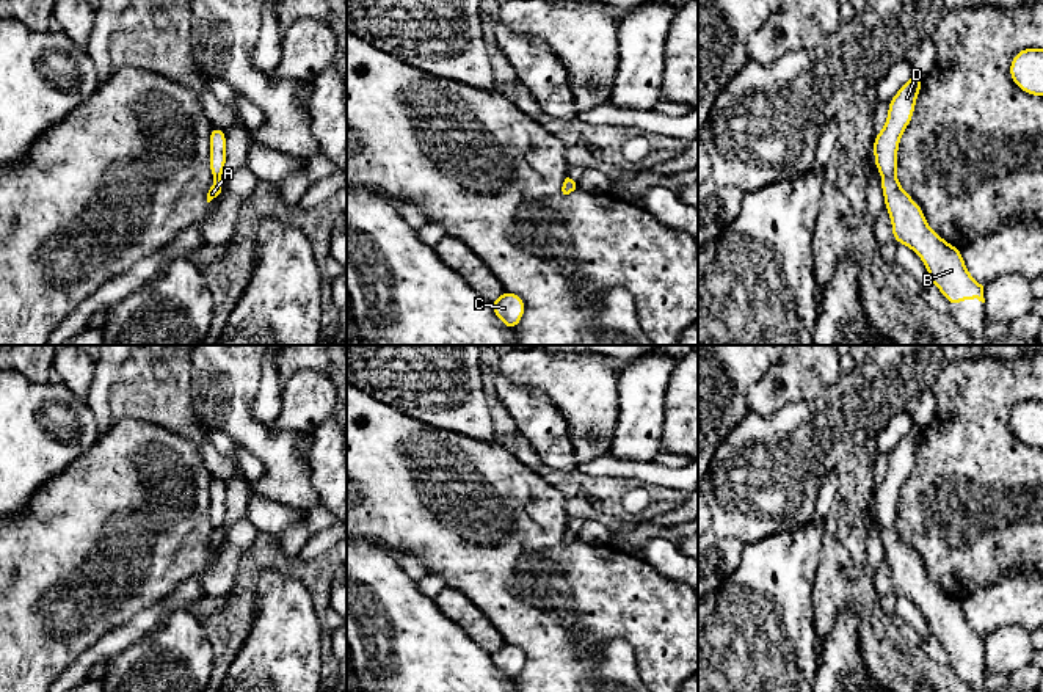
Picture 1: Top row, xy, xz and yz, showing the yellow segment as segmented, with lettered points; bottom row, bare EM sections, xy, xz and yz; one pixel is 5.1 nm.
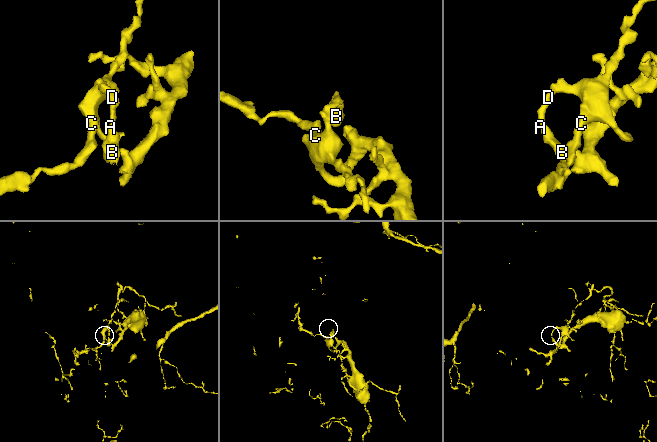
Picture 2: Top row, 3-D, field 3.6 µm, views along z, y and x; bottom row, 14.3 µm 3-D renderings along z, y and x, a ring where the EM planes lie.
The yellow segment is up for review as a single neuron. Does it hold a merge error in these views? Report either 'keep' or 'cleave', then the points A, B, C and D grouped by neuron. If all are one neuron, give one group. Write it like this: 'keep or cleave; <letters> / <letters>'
keep; A B C D

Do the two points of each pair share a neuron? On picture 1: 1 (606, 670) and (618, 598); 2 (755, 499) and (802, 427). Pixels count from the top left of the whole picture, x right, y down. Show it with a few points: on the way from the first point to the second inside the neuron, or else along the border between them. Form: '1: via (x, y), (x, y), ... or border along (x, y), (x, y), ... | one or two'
1: border along (632, 647), (621, 639), (610, 639), (593, 670) | two
2: via (759, 482), (797, 444) | one

